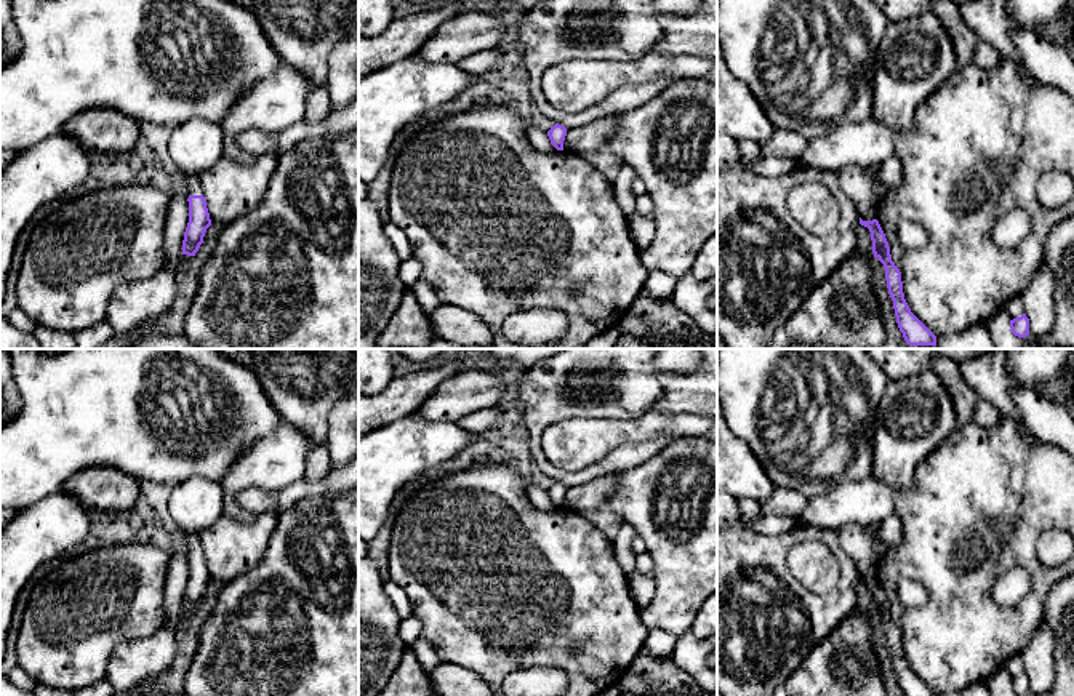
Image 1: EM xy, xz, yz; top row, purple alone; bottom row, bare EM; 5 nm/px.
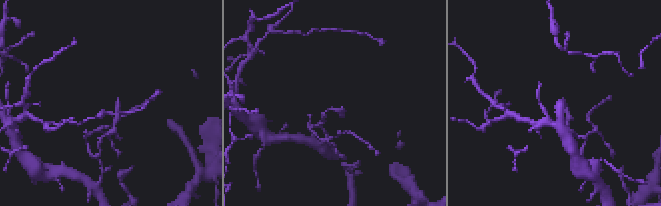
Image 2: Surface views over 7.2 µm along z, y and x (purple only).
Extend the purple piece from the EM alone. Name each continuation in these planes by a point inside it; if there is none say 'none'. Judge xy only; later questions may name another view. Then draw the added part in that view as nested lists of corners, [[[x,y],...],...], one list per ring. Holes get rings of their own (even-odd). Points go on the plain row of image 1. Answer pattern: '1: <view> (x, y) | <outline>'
1: xy (192, 538) | [[[181,530],[181,533],[186,536],[189,554],[203,554],[198,531]]]

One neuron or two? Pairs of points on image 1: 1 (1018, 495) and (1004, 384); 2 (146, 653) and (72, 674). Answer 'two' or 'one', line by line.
1: two
2: two

